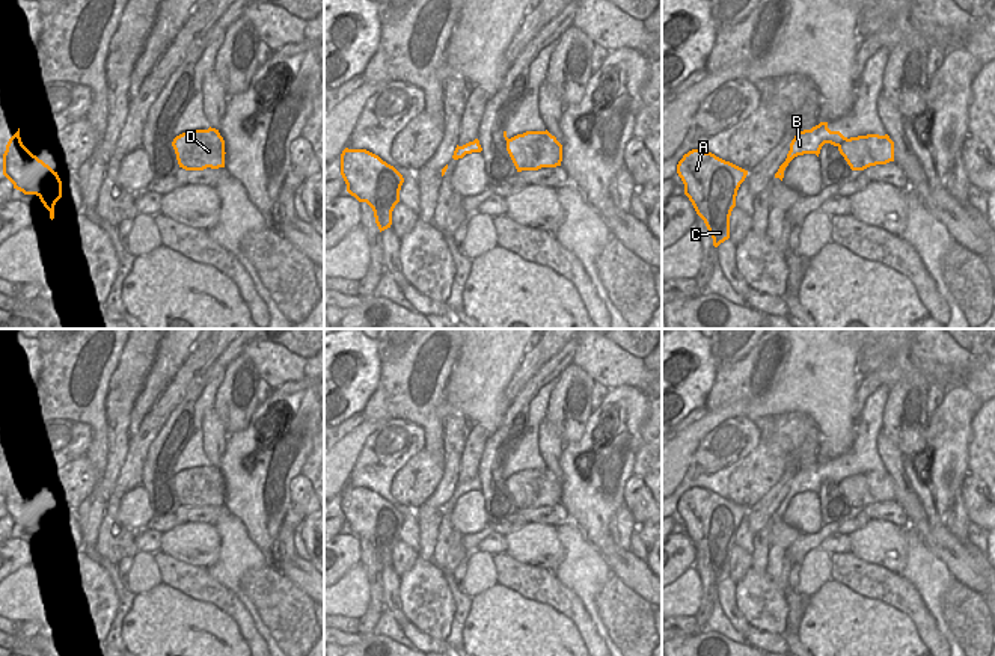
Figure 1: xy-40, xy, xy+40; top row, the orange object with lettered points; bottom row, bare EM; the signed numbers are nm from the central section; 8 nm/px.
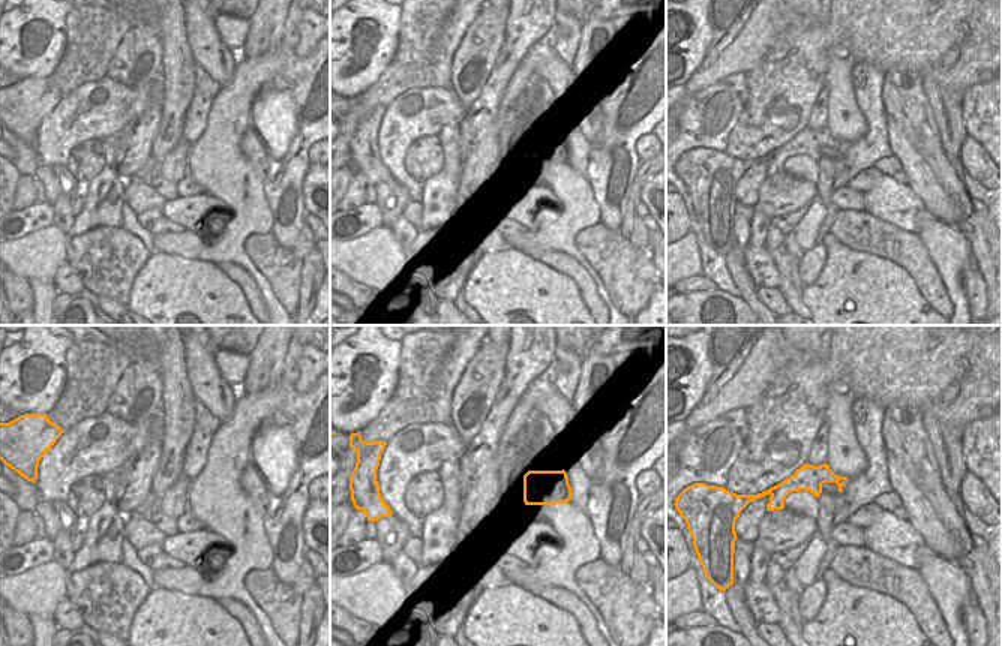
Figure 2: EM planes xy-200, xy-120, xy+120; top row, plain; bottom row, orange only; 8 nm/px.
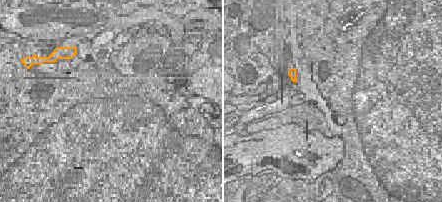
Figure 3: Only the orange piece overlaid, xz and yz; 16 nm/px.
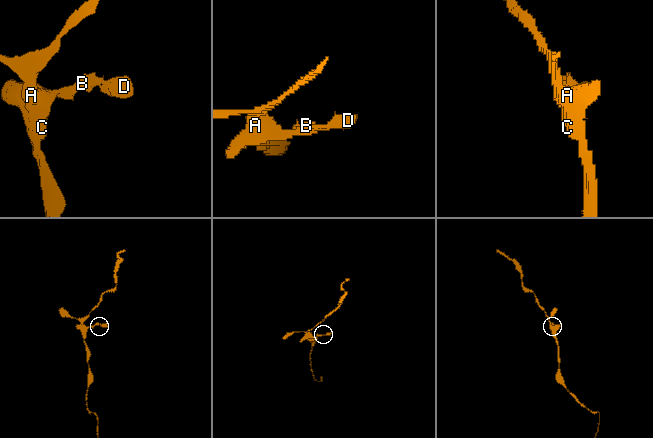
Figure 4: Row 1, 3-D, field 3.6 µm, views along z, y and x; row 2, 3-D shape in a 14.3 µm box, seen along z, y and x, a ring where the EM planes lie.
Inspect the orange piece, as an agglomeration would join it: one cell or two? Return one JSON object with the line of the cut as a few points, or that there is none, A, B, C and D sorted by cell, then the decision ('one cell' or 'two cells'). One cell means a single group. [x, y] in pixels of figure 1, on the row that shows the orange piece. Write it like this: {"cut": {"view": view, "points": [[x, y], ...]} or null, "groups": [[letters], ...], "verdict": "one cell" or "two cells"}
{"cut": null, "groups": [["A", "B", "C", "D"]], "verdict": "one cell"}

